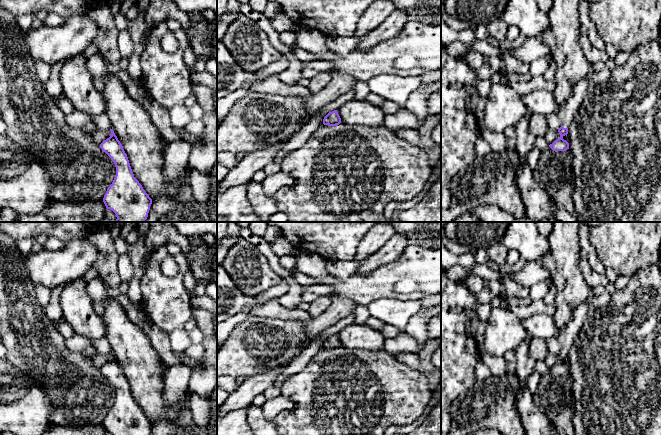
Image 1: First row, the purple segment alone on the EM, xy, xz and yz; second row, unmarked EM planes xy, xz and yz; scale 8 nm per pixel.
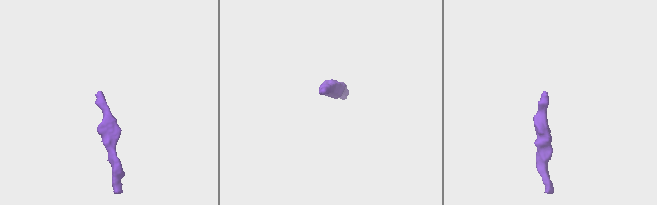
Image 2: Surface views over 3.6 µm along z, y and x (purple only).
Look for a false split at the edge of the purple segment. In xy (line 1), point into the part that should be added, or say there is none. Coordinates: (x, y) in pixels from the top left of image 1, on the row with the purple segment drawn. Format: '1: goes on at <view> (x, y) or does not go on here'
1: does not go on here

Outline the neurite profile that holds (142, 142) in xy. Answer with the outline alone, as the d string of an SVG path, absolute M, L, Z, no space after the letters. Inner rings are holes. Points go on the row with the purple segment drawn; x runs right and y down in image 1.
M107 71L107 77L103 81L104 89L101 93L106 102L105 113L111 121L112 130L127 154L134 177L152 200L158 197L175 198L179 187L190 182L189 177L179 178L173 182L165 181L163 167L166 159L162 146L163 136L151 121L142 103L135 101L128 94L116 73Z

